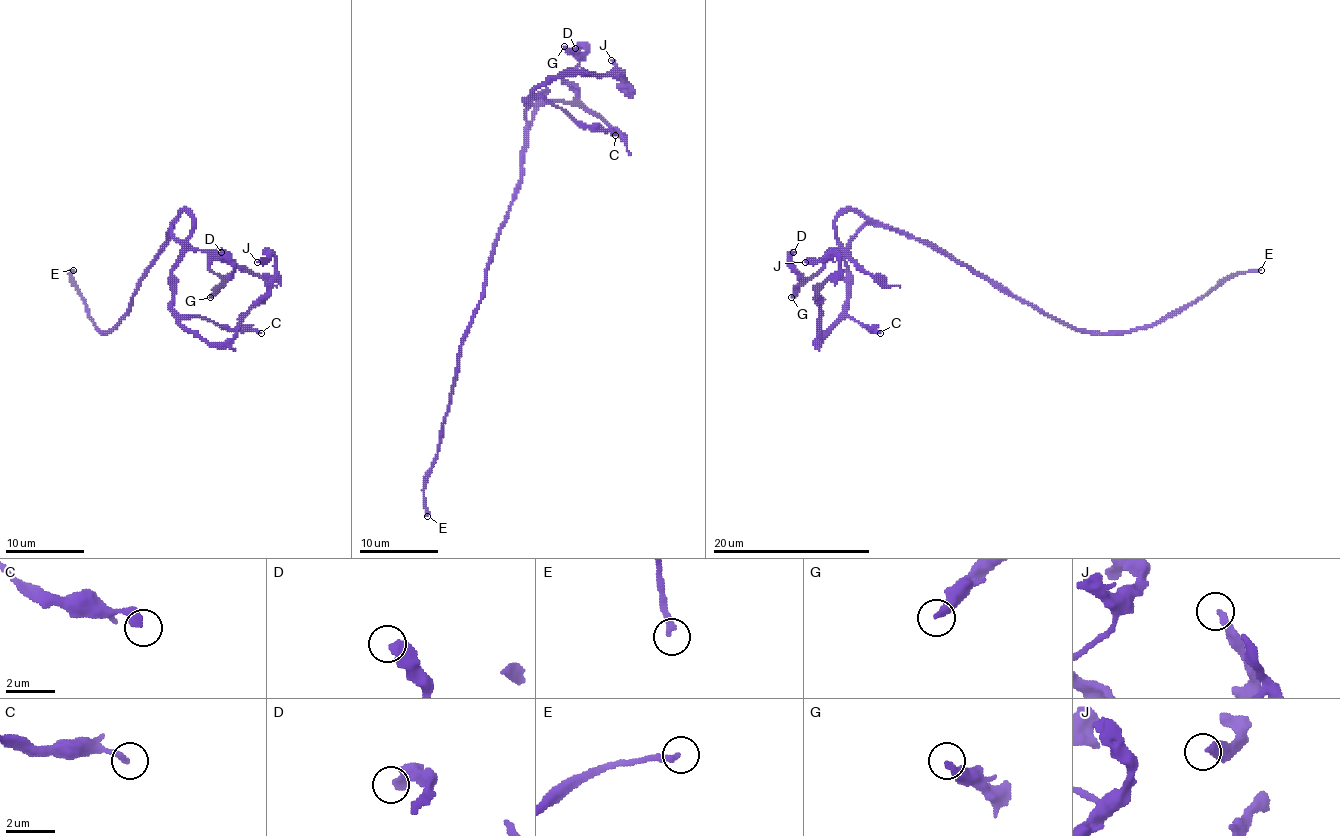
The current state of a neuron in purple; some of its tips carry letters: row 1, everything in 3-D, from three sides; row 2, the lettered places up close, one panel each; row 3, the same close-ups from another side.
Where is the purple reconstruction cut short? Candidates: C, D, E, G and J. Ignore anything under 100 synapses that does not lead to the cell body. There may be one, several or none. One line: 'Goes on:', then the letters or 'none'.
Goes on: E

